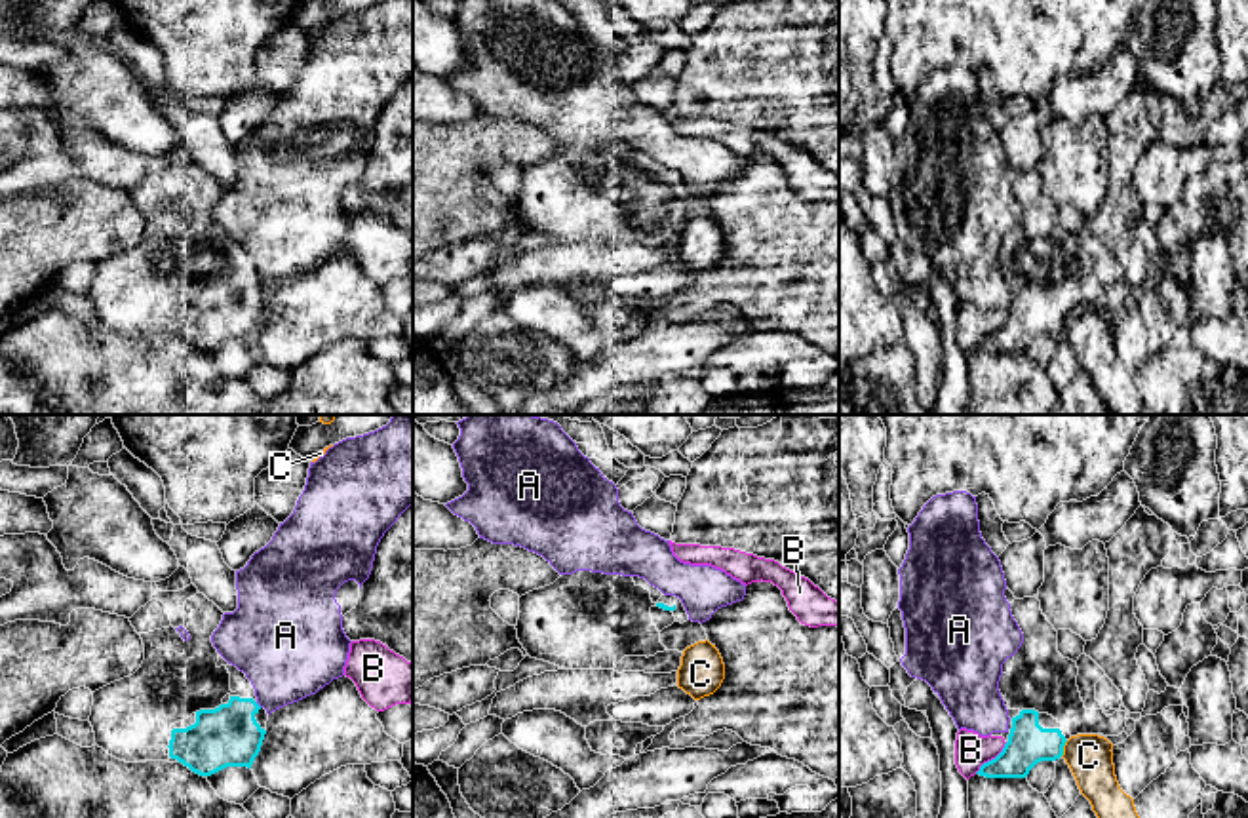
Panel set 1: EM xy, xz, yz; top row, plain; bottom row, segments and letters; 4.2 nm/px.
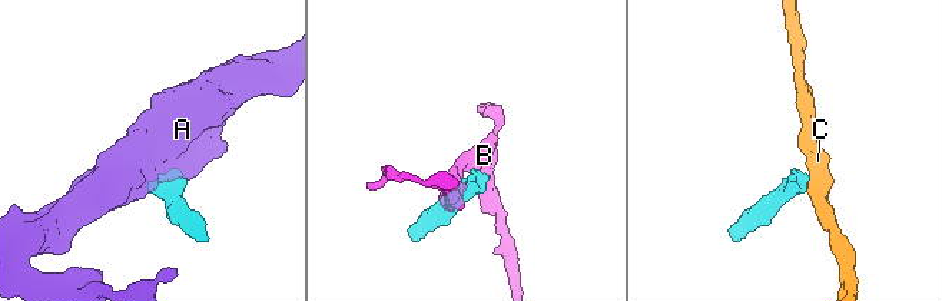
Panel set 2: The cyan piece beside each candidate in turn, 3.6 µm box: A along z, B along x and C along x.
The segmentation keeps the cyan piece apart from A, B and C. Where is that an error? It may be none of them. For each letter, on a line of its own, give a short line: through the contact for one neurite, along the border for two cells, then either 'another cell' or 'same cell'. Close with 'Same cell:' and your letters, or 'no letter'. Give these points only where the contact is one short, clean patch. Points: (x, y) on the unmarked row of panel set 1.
A: line xy (255, 276), (261, 280); another cell
B: line yz (1007, 316), (974, 347); another cell
C: another cell
Same cell: no letter

